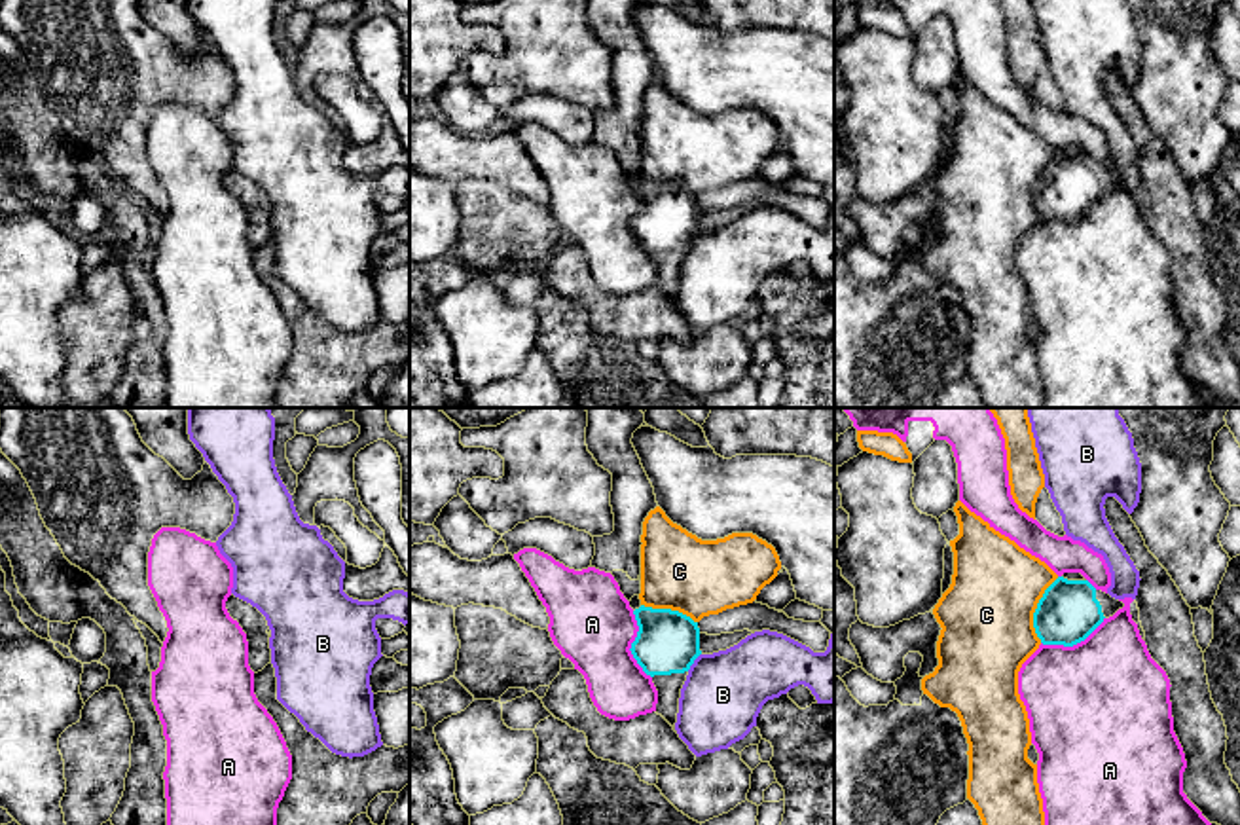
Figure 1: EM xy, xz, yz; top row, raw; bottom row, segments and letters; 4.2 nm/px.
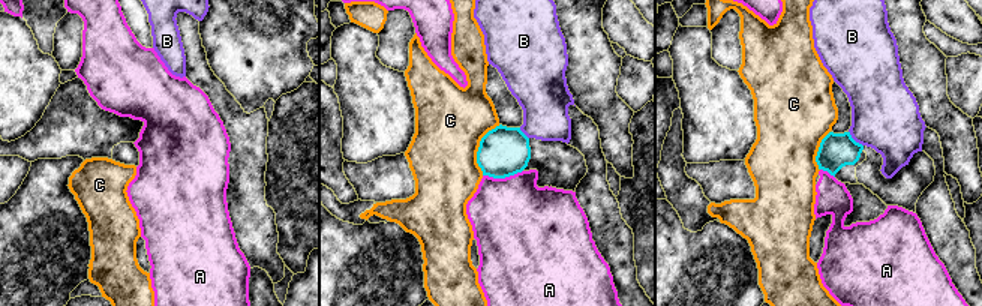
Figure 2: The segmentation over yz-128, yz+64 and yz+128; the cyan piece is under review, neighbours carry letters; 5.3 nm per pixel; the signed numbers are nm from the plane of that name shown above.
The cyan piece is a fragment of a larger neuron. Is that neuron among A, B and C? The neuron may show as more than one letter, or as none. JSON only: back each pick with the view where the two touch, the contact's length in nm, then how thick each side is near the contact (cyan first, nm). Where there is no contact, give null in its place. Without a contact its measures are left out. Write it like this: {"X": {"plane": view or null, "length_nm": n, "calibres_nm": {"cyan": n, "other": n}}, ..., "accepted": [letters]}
{"accepted": []}

